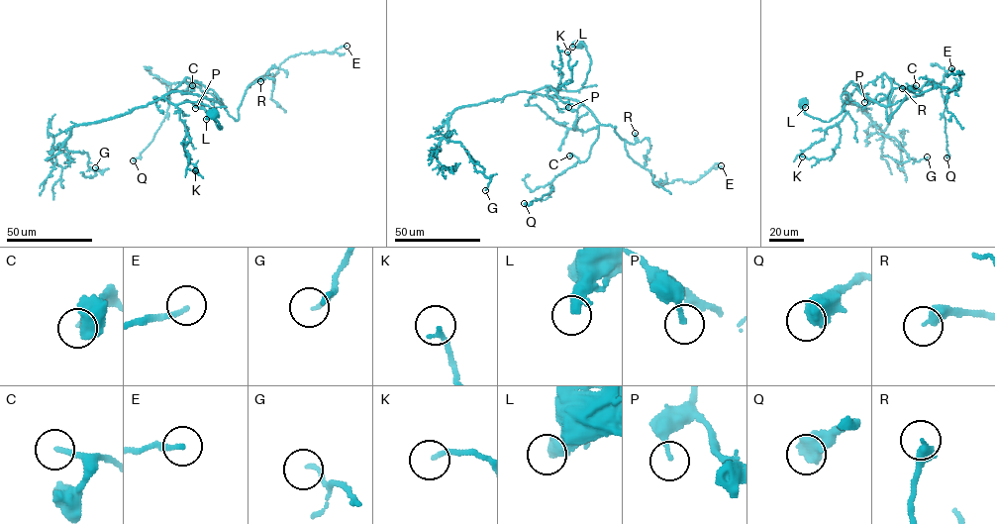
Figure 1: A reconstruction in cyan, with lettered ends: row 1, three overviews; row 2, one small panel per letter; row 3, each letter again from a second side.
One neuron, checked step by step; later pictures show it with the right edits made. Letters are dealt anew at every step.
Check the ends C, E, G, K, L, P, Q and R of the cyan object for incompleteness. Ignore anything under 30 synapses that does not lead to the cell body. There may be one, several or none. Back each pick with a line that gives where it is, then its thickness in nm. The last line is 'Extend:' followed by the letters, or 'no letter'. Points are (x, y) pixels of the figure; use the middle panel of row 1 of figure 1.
C: Place: (569, 156). Thickness 180 nm
E: Place: (721, 165). Thickness 200 nm
R: Place: (635, 133). Thickness 400 nm
Extend: C, E, R

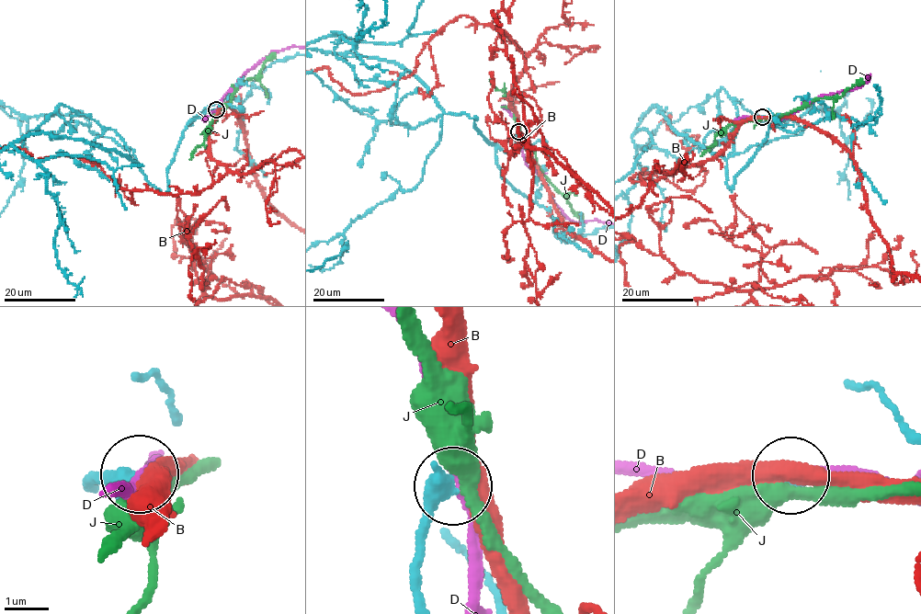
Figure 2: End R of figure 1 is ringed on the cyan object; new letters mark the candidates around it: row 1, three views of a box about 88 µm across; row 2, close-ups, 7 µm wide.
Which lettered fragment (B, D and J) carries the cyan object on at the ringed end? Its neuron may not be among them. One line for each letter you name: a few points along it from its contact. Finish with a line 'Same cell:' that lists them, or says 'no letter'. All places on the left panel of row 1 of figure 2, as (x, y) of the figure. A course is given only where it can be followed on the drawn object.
Same cell: no letter

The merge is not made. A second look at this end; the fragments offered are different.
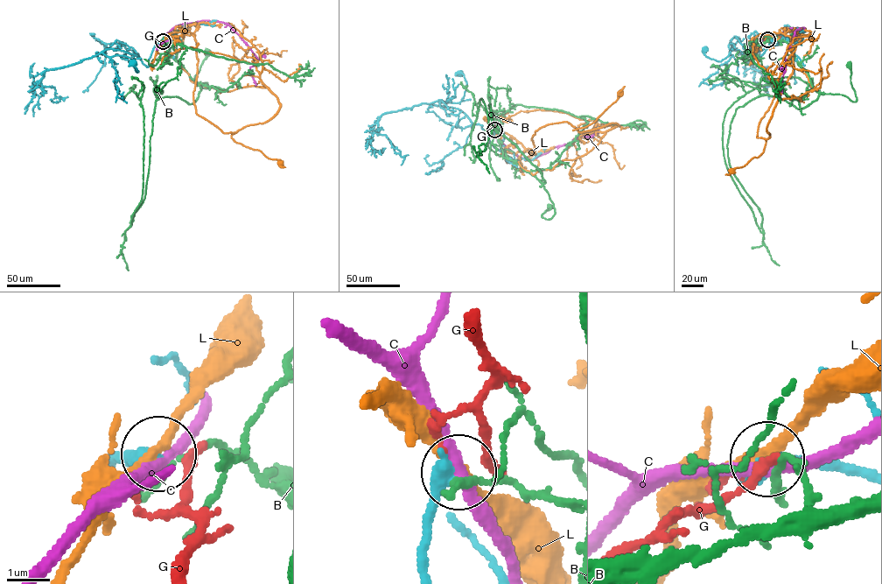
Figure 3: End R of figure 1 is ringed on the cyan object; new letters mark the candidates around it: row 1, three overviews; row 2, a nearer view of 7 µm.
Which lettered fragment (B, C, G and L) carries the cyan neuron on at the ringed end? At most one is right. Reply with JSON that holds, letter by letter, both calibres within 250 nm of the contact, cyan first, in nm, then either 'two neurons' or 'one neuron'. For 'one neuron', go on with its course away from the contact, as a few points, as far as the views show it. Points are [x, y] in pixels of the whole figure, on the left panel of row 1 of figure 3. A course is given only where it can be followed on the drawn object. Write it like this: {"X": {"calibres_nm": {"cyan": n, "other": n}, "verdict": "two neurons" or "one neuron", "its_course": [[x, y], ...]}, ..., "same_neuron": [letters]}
{"B": {"calibres_nm": {"cyan": 480, "other": 180}, "verdict": "two neurons"}, "C": {"calibres_nm": {"cyan": 480, "other": 280}, "verdict": "two neurons"}, "G": {"calibres_nm": {"cyan": 440, "other": 170}, "verdict": "two neurons"}, "L": {"calibres_nm": {"cyan": 480, "other": 240}, "verdict": "two neurons"}, "same_neuron": []}

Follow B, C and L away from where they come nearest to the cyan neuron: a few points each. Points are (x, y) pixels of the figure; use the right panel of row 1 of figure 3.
B: (767, 39), (787, 44), (818, 91), (842, 94), (854, 102), (857, 97), (849, 64)
C: (766, 39), (779, 38), (789, 28), (805, 28), (795, 31), (786, 52), (780, 95)
L: (766, 39), (773, 32), (791, 38), (794, 68), (759, 123), (757, 137), (766, 138), (763, 151), (731, 171)

